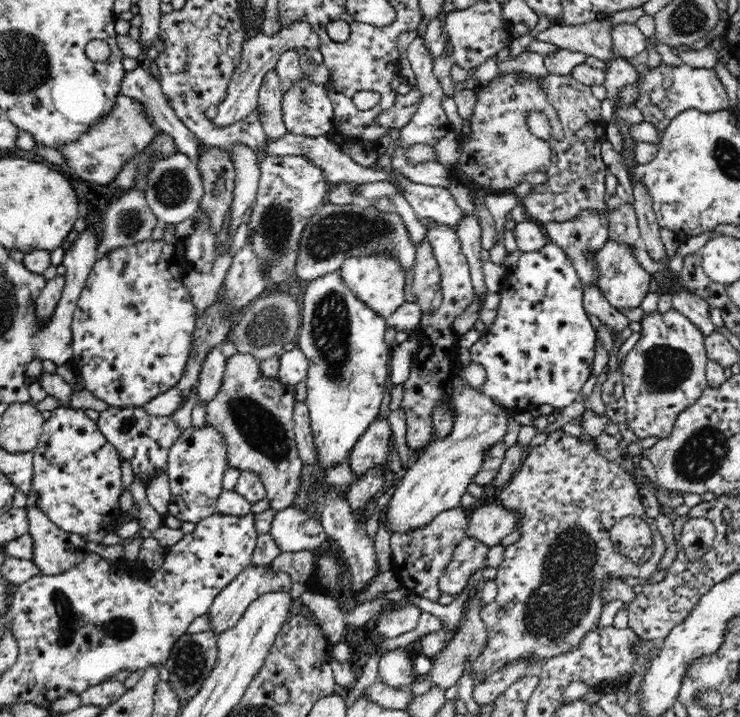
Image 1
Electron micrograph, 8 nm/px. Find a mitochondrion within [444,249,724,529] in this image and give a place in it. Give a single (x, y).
(670, 367)

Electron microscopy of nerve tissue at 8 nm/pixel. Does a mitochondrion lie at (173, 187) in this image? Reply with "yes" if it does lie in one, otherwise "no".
yes

